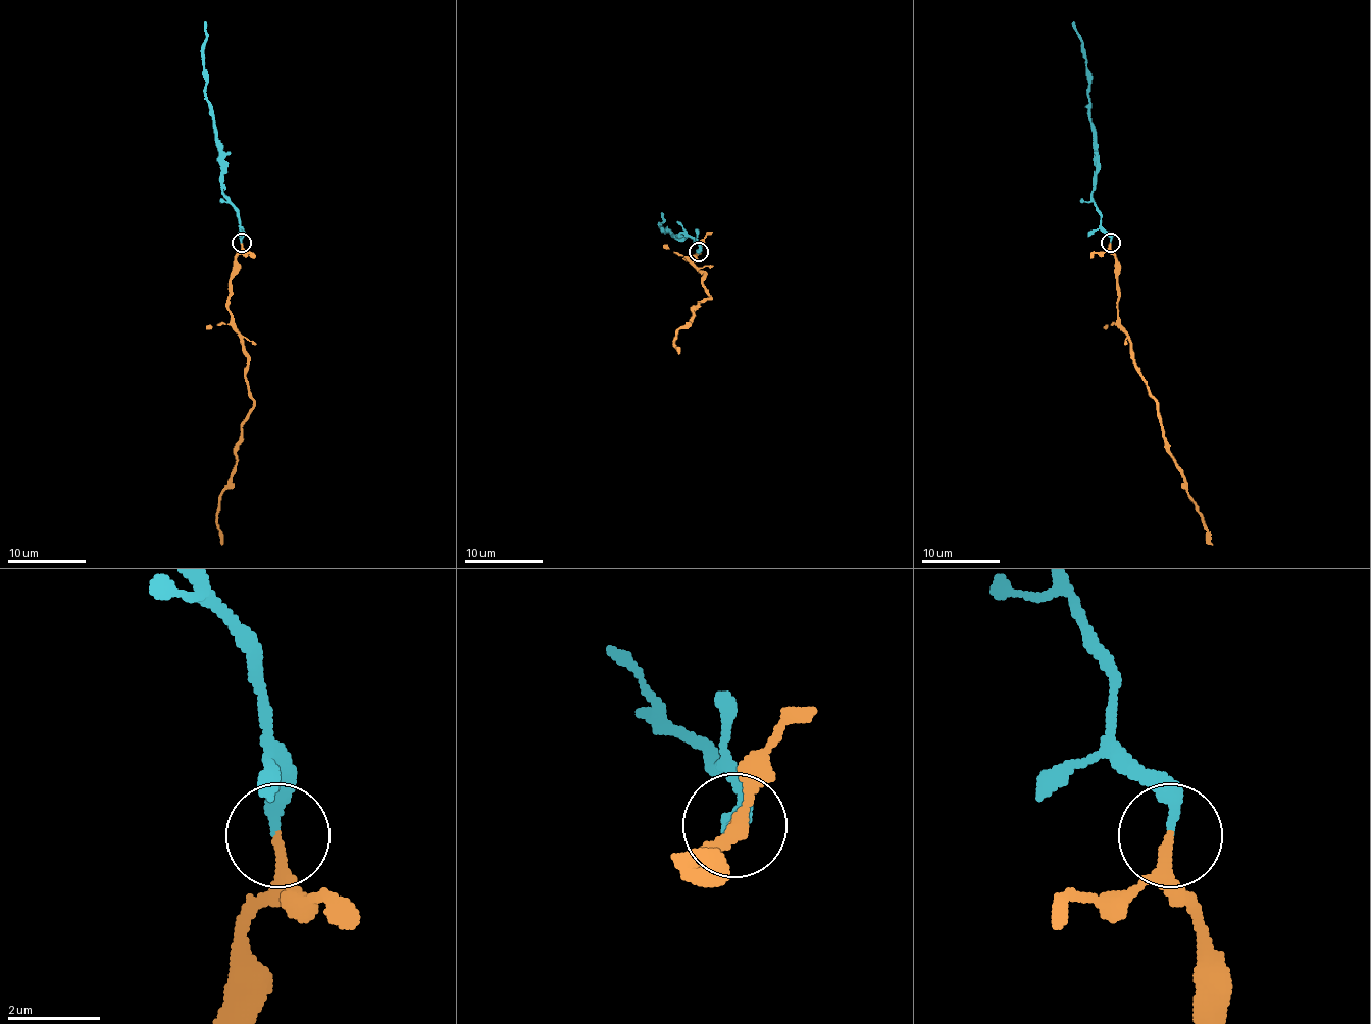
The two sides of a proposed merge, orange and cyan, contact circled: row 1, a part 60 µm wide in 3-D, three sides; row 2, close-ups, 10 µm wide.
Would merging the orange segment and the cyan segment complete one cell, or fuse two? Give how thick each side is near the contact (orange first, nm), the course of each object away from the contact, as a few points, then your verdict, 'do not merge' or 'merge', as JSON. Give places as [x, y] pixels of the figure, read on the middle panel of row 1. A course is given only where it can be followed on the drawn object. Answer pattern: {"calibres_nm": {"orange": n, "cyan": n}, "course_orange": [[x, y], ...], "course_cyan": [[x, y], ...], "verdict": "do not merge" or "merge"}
{"calibres_nm": {"orange": 170, "cyan": 280}, "course_orange": [[698, 252], [684, 258], [704, 275], [702, 284], [709, 297], [694, 308], [692, 318], [676, 334], [678, 353]], "course_cyan": [[698, 252], [696, 242], [682, 233], [678, 237], [663, 231], [661, 213]], "verdict": "merge"}

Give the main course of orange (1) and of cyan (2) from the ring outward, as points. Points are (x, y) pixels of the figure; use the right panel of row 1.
1: (1111, 243), (1119, 326), (1126, 335), (1134, 367), (1156, 408), (1167, 451), (1192, 502), (1207, 539), (1212, 545)
2: (1111, 243), (1092, 194), (1096, 143), (1087, 95), (1089, 71), (1081, 36), (1072, 22)

